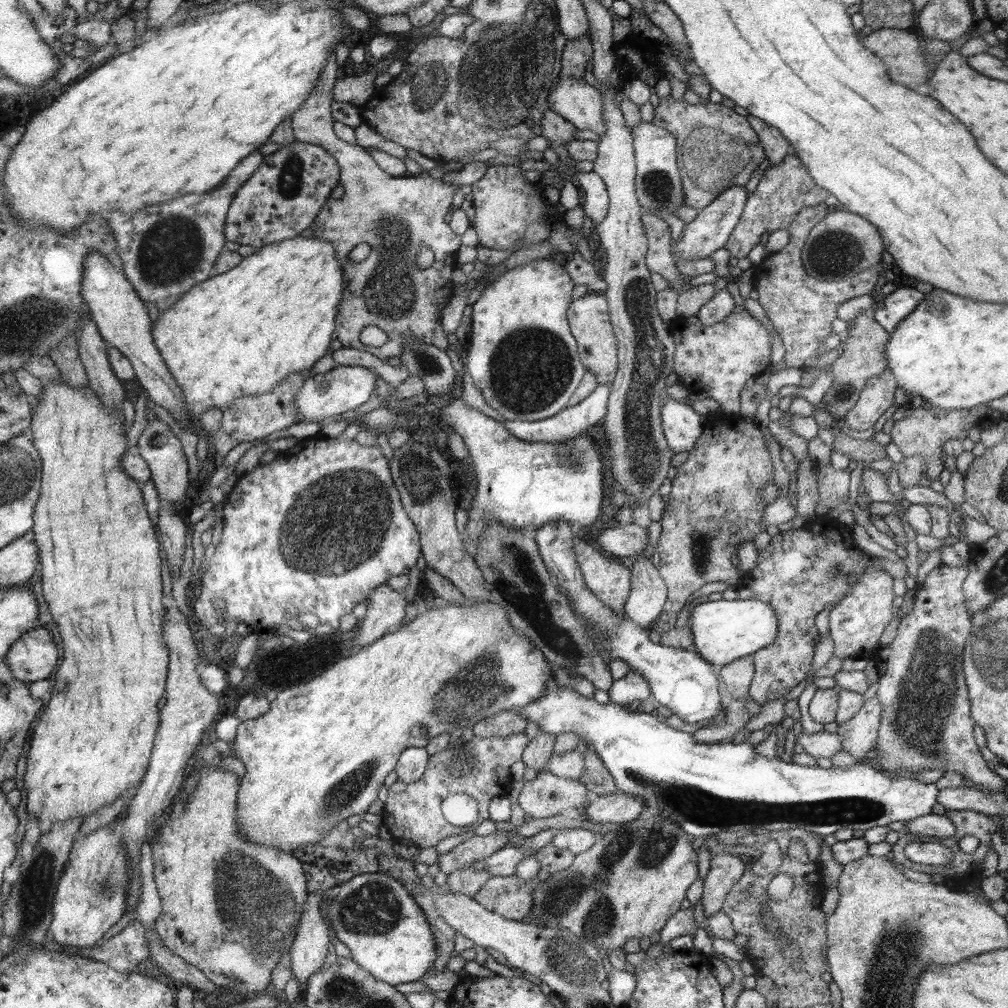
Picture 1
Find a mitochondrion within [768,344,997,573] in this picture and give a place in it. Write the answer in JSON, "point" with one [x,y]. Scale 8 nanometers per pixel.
{"point":[843,394]}

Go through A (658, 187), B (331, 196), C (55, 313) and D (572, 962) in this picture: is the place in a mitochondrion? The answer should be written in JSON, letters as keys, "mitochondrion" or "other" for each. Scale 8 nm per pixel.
{"A":"mitochondrion","B":"other","C":"mitochondrion","D":"mitochondrion"}

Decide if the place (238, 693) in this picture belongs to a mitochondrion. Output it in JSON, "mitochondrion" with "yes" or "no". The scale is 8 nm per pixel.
{"mitochondrion":"no"}

